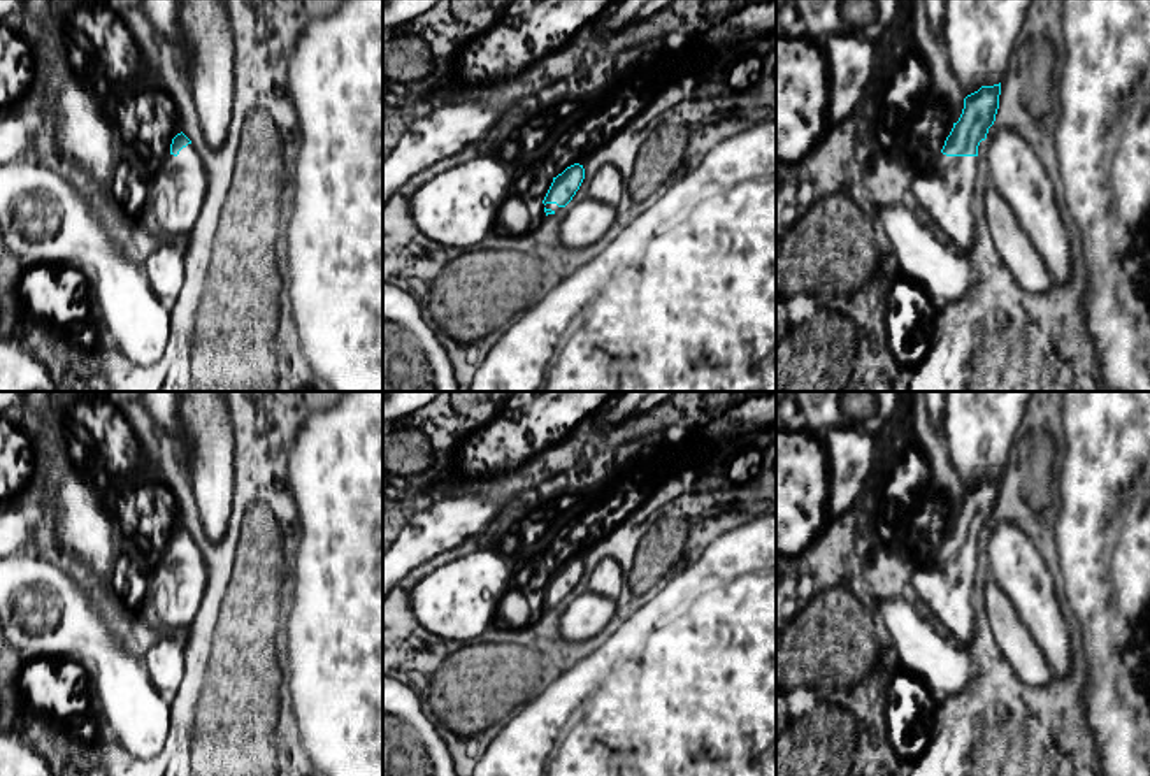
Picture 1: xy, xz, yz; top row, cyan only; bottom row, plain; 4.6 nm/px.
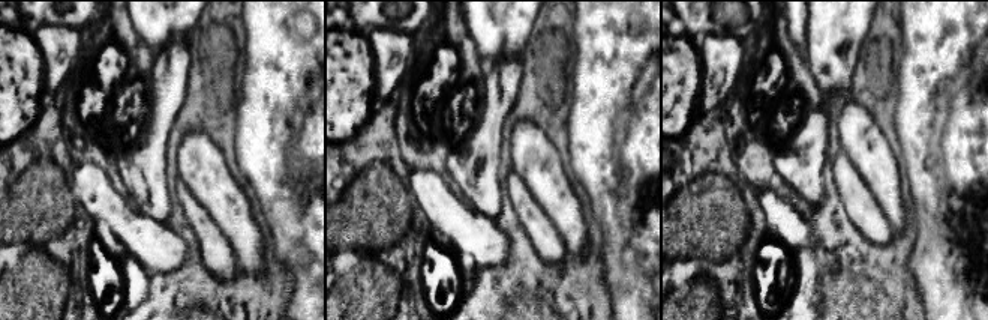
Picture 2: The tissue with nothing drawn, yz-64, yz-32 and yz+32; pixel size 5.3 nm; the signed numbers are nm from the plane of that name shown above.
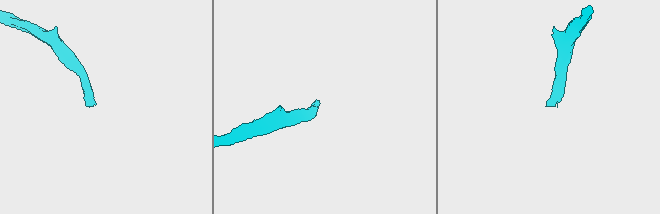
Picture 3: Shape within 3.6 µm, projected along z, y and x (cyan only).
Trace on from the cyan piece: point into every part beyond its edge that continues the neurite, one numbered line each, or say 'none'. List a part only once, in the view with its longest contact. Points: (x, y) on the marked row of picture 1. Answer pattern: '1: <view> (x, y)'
1: yz (945, 190)

